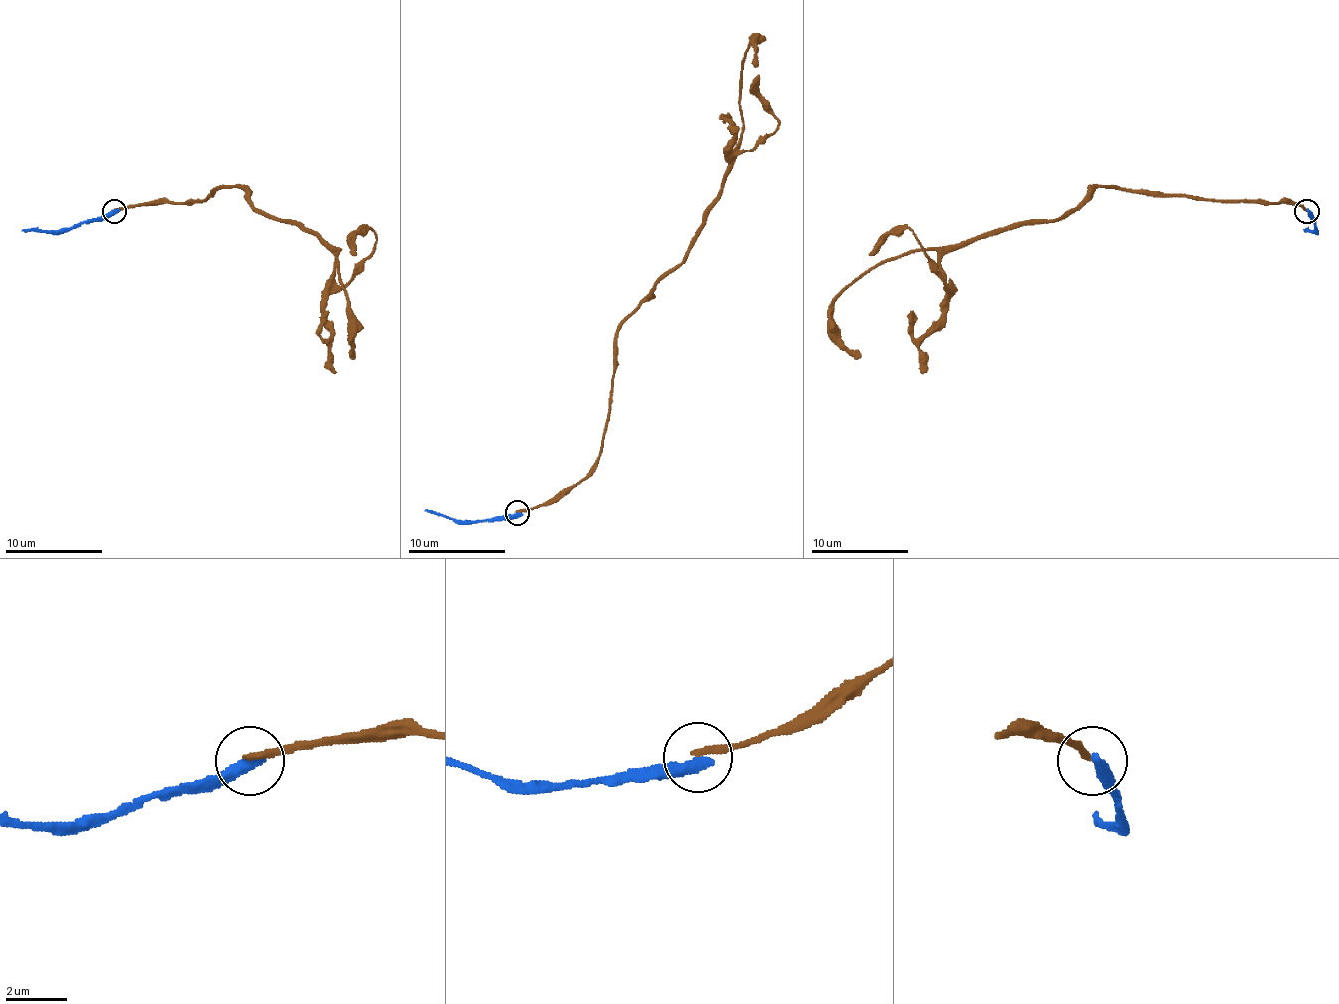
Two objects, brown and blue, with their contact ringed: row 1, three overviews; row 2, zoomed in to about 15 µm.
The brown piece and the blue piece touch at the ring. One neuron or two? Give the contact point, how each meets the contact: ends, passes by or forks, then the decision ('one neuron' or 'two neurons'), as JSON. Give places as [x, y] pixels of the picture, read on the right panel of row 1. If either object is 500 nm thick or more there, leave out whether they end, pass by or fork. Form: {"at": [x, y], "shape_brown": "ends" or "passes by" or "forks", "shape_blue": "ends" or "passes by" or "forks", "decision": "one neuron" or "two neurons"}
{"at": [1307, 211], "shape_brown": "ends", "shape_blue": "ends", "decision": "two neurons"}

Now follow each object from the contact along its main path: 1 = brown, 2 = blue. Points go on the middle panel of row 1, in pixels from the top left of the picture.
1: (518, 513), (564, 496), (593, 467), (615, 333), (684, 260), (720, 189), (740, 140), (752, 38), (757, 67)
2: (518, 513), (493, 521), (462, 521), (425, 508)

